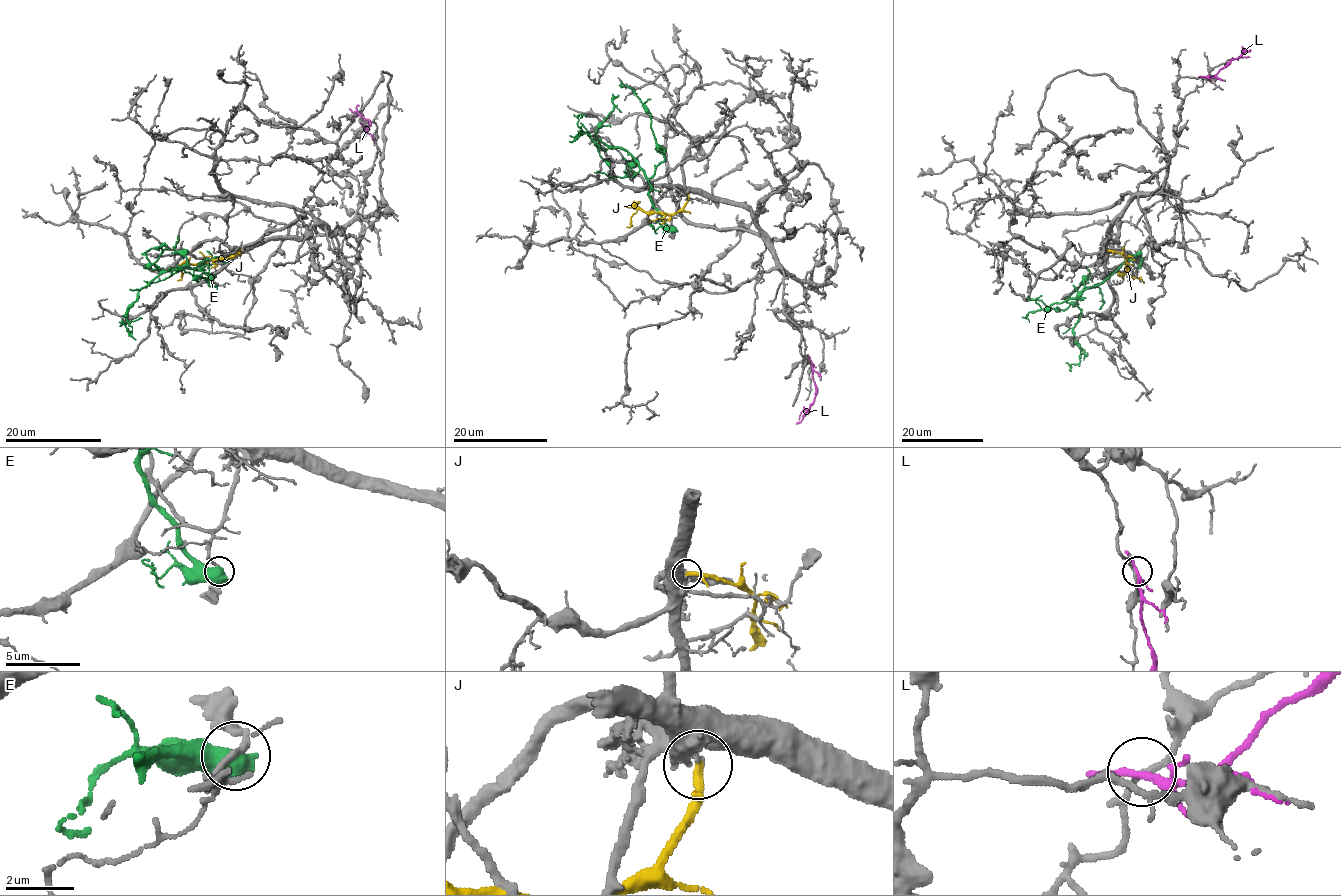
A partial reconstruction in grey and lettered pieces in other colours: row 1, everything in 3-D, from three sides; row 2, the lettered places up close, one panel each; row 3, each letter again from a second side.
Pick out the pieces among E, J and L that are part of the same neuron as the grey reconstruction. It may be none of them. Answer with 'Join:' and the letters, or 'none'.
Join: none

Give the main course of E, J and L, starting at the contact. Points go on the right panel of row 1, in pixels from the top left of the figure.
E: (1138, 252), (1079, 297), (1081, 314), (1073, 337), (1084, 351), (1079, 362), (1069, 365), (1071, 371)
J: (1107, 250), (1126, 256), (1124, 273), (1140, 278), (1144, 283)
L: (1205, 76), (1212, 77), (1229, 61), (1250, 50)

